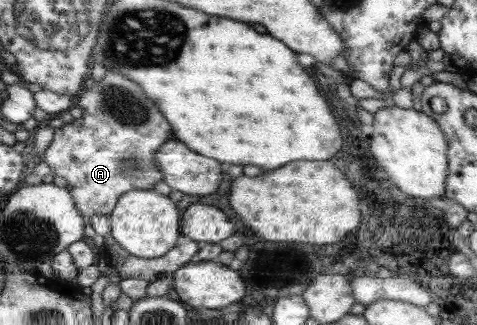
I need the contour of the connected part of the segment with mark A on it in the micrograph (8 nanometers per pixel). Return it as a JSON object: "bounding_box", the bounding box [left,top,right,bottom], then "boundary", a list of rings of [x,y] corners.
{"bounding_box":[41,73,169,219],"boundary":[[[105,73],[102,80],[86,89],[81,94],[78,94],[77,97],[74,103],[84,109],[82,117],[75,118],[72,122],[63,124],[54,129],[52,140],[45,151],[43,151],[41,160],[45,165],[49,166],[53,176],[57,175],[57,177],[63,177],[63,179],[65,179],[65,188],[71,192],[76,209],[80,211],[81,217],[90,219],[93,215],[109,216],[109,213],[112,213],[112,209],[115,207],[116,201],[125,192],[131,192],[134,189],[151,190],[154,183],[162,180],[163,172],[161,172],[159,162],[155,160],[155,153],[159,151],[160,145],[165,143],[165,139],[167,139],[167,135],[169,135],[169,125],[167,125],[167,121],[159,115],[157,107],[153,105],[152,98],[148,97],[147,93],[144,93],[144,90],[141,89],[136,82],[129,81],[128,78],[125,79],[125,77],[117,75],[117,73]]]}

